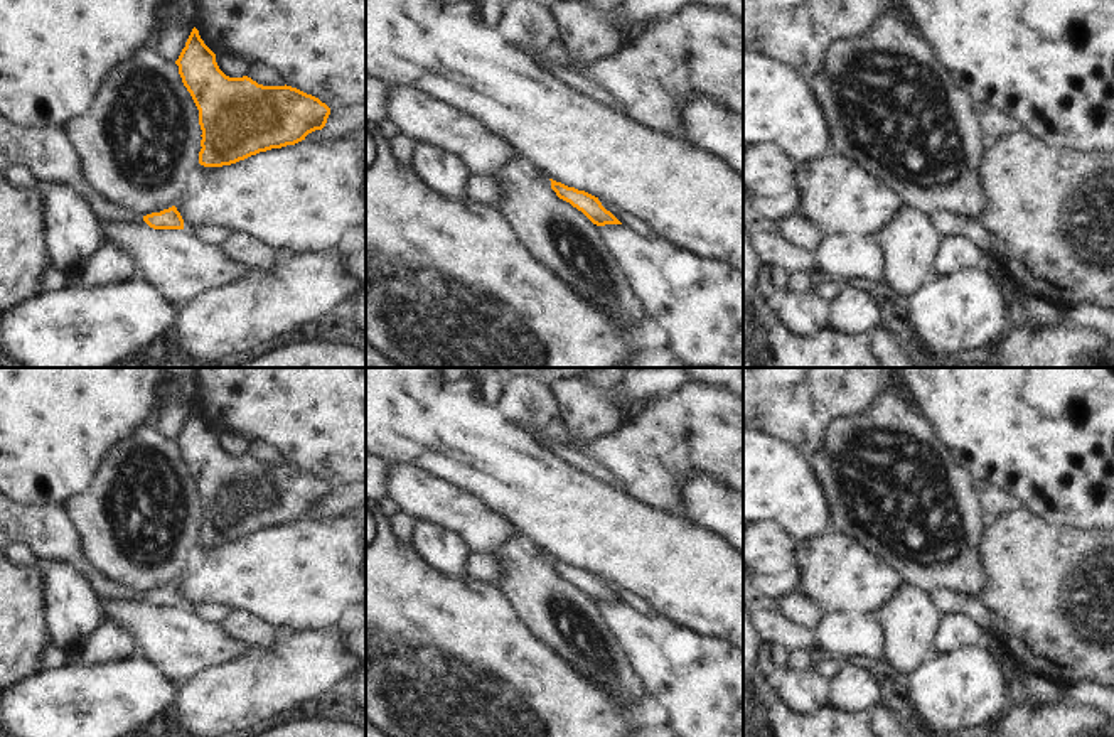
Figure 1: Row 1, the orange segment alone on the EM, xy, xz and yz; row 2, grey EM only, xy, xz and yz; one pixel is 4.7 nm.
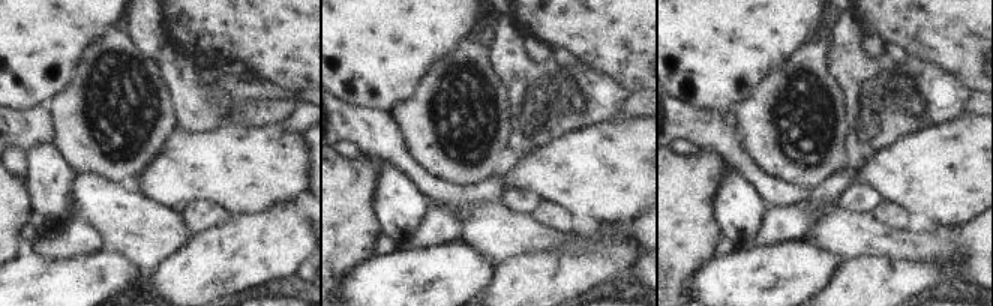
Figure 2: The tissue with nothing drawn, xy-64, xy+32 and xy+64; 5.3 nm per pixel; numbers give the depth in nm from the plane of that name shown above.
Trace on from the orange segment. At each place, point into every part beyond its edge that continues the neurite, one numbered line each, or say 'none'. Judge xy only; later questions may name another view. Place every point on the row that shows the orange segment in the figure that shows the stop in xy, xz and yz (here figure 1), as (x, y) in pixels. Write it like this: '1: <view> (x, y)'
1: xy (46, 152)

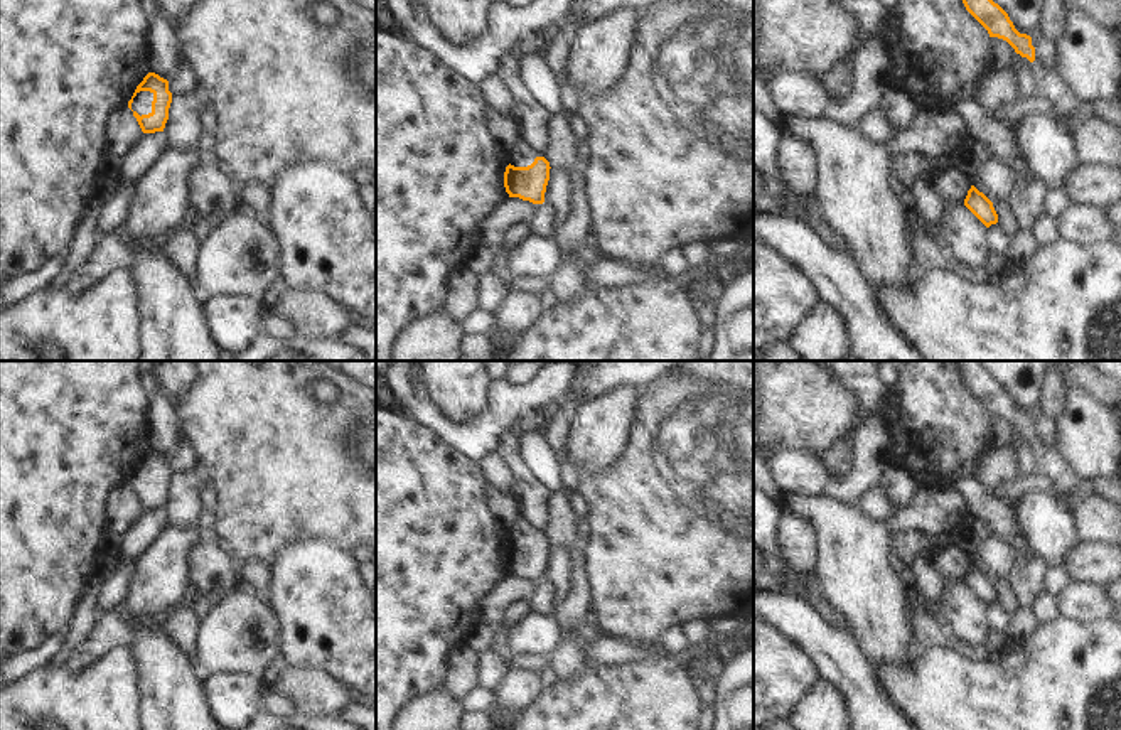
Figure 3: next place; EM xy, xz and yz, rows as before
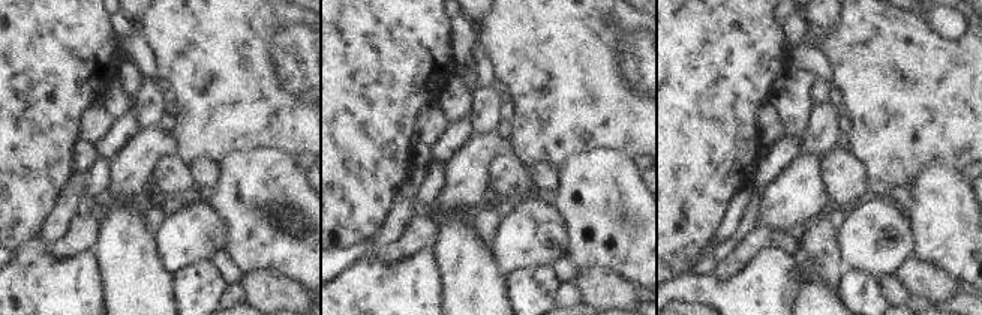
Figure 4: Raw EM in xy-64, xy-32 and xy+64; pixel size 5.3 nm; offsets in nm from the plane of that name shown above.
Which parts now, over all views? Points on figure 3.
1: xy (142, 103)

